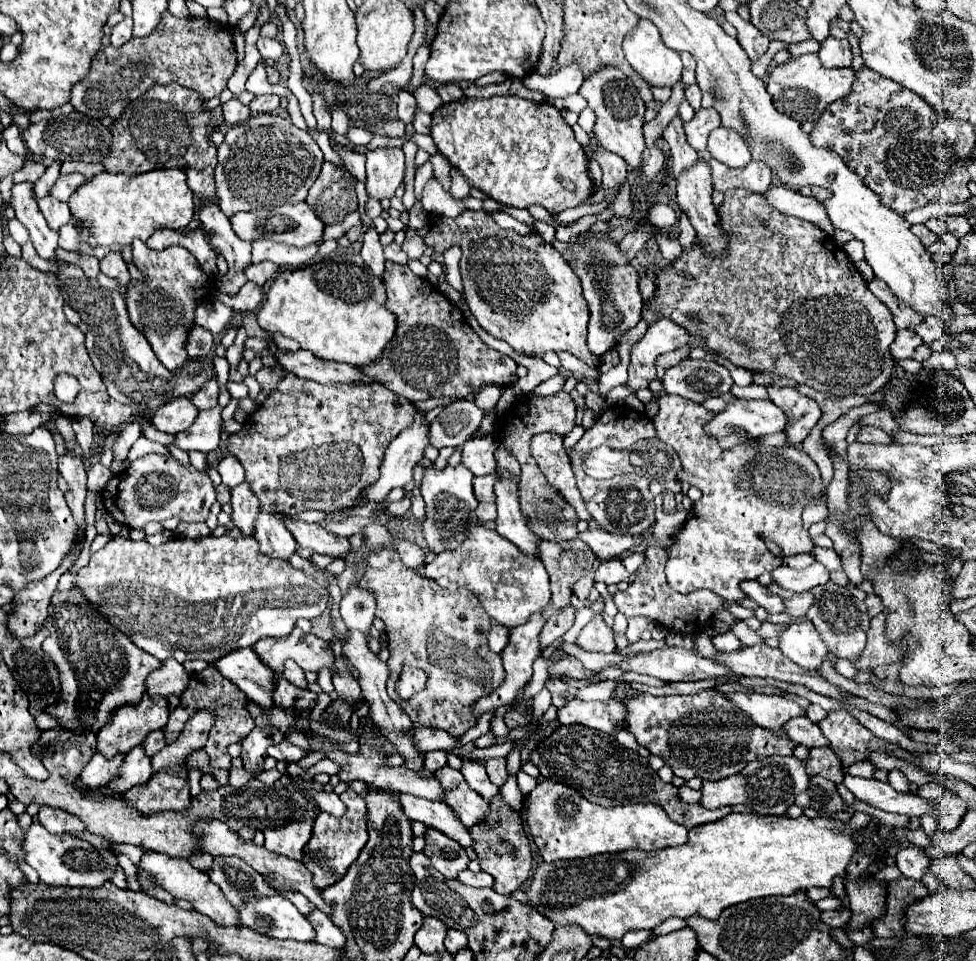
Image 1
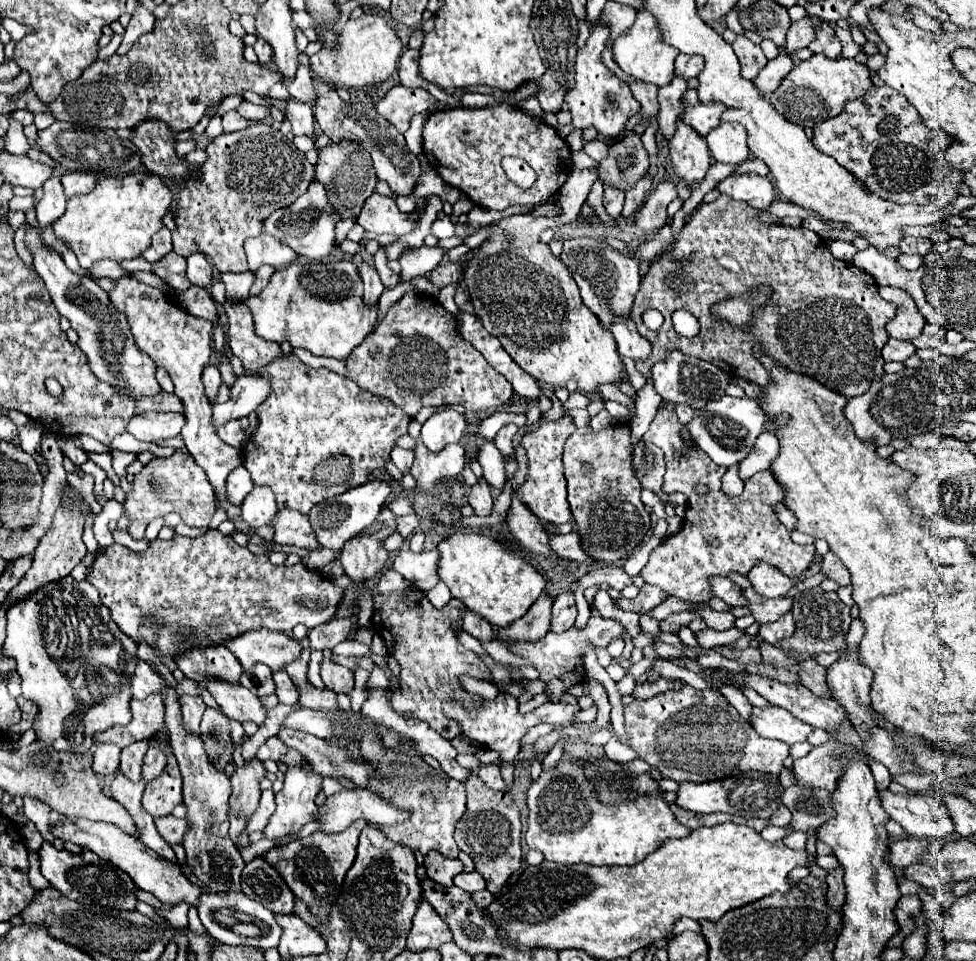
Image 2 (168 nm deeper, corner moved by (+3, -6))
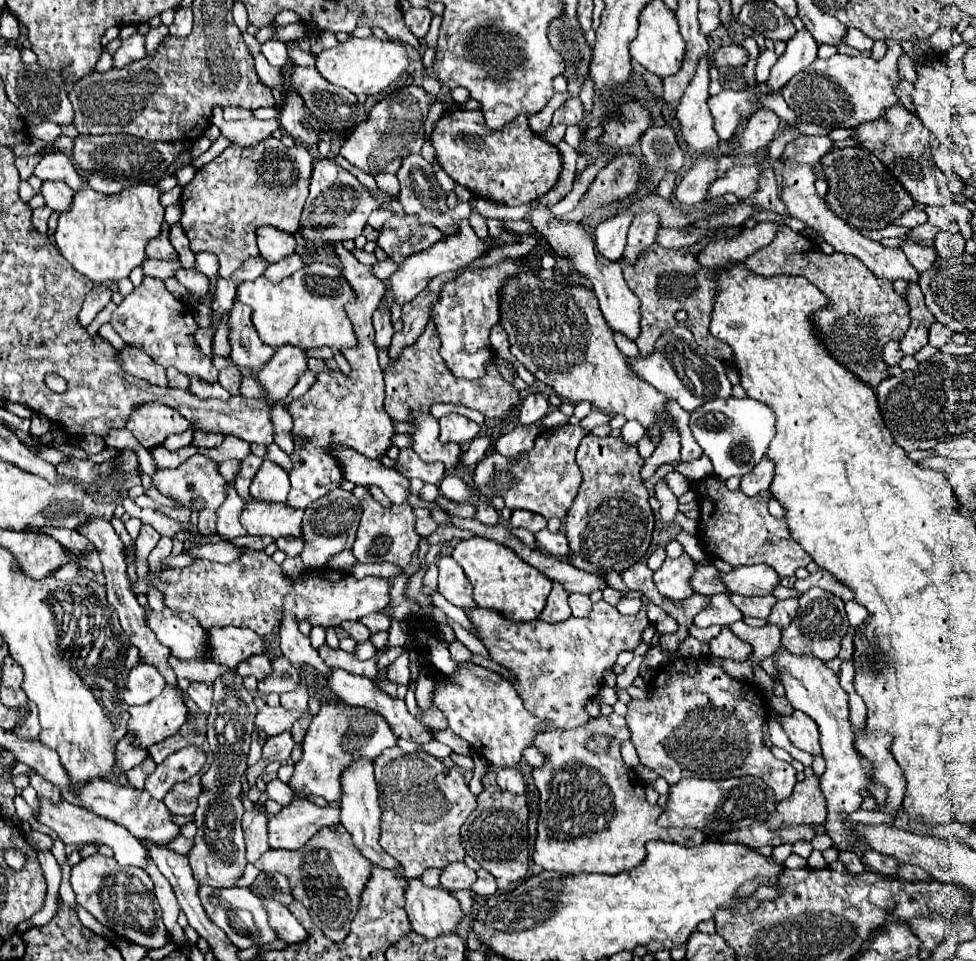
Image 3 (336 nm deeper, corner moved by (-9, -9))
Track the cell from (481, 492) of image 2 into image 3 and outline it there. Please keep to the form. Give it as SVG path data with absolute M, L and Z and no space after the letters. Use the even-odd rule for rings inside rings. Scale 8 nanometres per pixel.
M483 502L483 504L477 504L477 514L473 518L477 518L483 524L497 524L499 522L499 512L491 504Z

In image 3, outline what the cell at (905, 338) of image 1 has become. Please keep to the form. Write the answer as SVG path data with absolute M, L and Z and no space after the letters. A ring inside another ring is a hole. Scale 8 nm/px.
M889 342L889 344L885 344L885 348L883 348L883 360L885 360L889 366L899 364L903 356L905 356L905 354L901 352L899 342Z

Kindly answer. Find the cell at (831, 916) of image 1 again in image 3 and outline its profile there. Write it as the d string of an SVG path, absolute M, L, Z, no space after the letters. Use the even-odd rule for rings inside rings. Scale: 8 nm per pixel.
M839 852L839 862L845 866L845 872L851 876L859 876L861 872L865 872L865 866L855 852Z

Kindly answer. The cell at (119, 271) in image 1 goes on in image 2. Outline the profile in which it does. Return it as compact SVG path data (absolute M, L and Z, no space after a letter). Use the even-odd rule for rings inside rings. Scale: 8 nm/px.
M133 277L117 279L117 285L109 293L109 299L117 307L117 311L127 315L127 321L129 321L137 347L143 349L155 361L157 367L163 367L169 371L169 375L175 383L175 395L179 395L183 399L183 405L187 411L185 413L187 423L181 431L181 437L185 439L185 445L187 445L189 453L193 455L193 459L197 461L197 465L201 465L205 469L209 483L215 489L215 503L225 509L225 513L231 521L241 517L241 507L231 505L227 499L225 479L235 467L239 467L243 463L243 455L239 449L227 447L227 443L223 443L217 437L213 421L211 421L211 403L205 397L203 383L201 383L201 371L211 357L213 323L189 315L187 311L183 311L177 305L177 301L171 301L171 297L163 295L161 289L139 283Z

